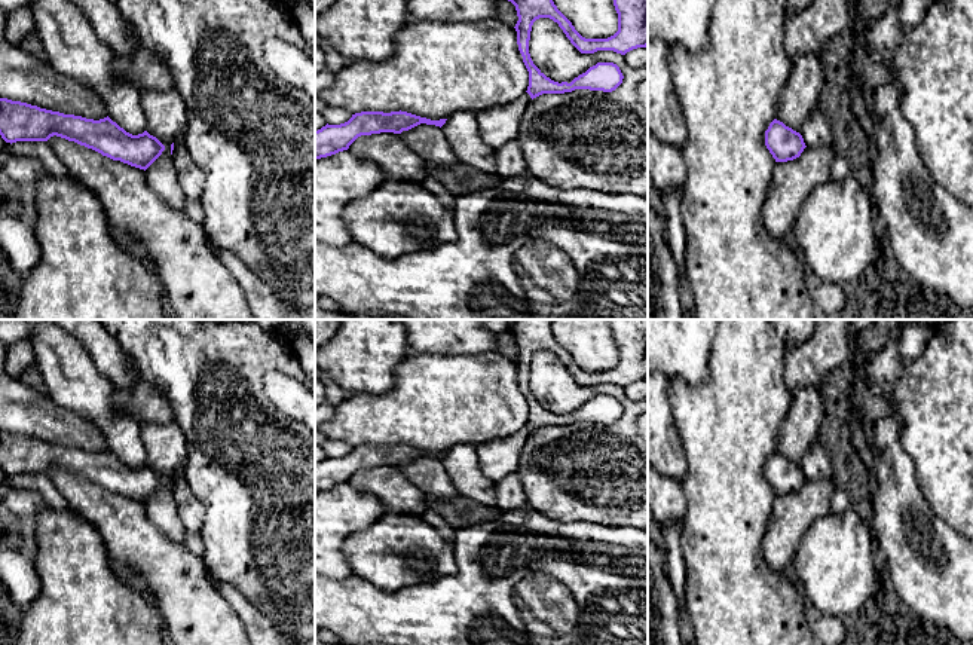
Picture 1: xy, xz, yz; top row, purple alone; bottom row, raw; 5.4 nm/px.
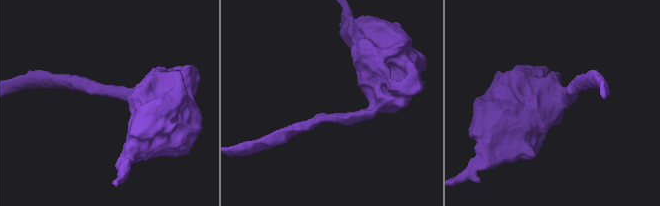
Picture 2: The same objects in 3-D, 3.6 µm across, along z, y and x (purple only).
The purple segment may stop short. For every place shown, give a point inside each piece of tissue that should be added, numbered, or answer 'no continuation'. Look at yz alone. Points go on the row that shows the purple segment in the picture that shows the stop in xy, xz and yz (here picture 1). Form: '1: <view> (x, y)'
no continuation

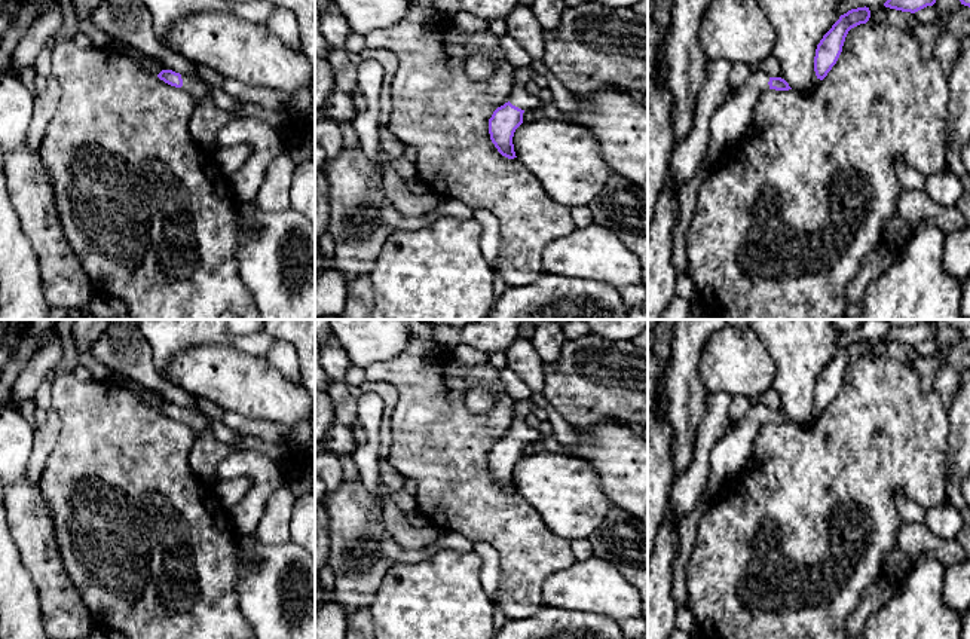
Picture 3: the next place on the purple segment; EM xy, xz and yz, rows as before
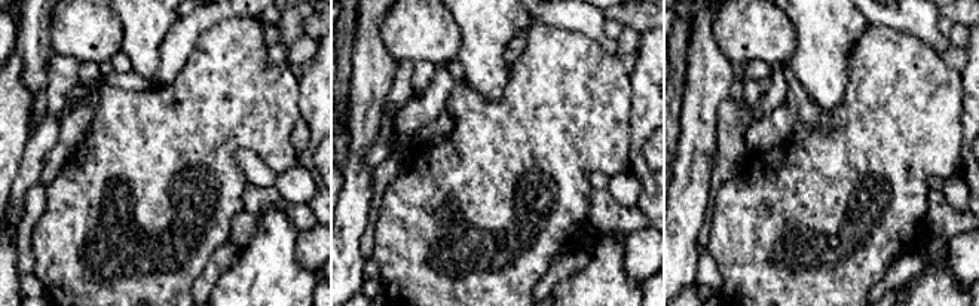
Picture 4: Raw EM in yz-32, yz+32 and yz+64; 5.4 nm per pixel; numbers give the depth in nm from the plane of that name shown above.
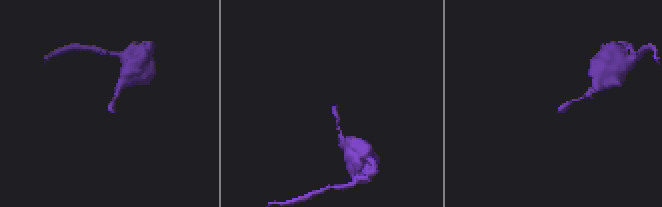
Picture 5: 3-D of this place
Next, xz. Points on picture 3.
1: xz (523, 97)

